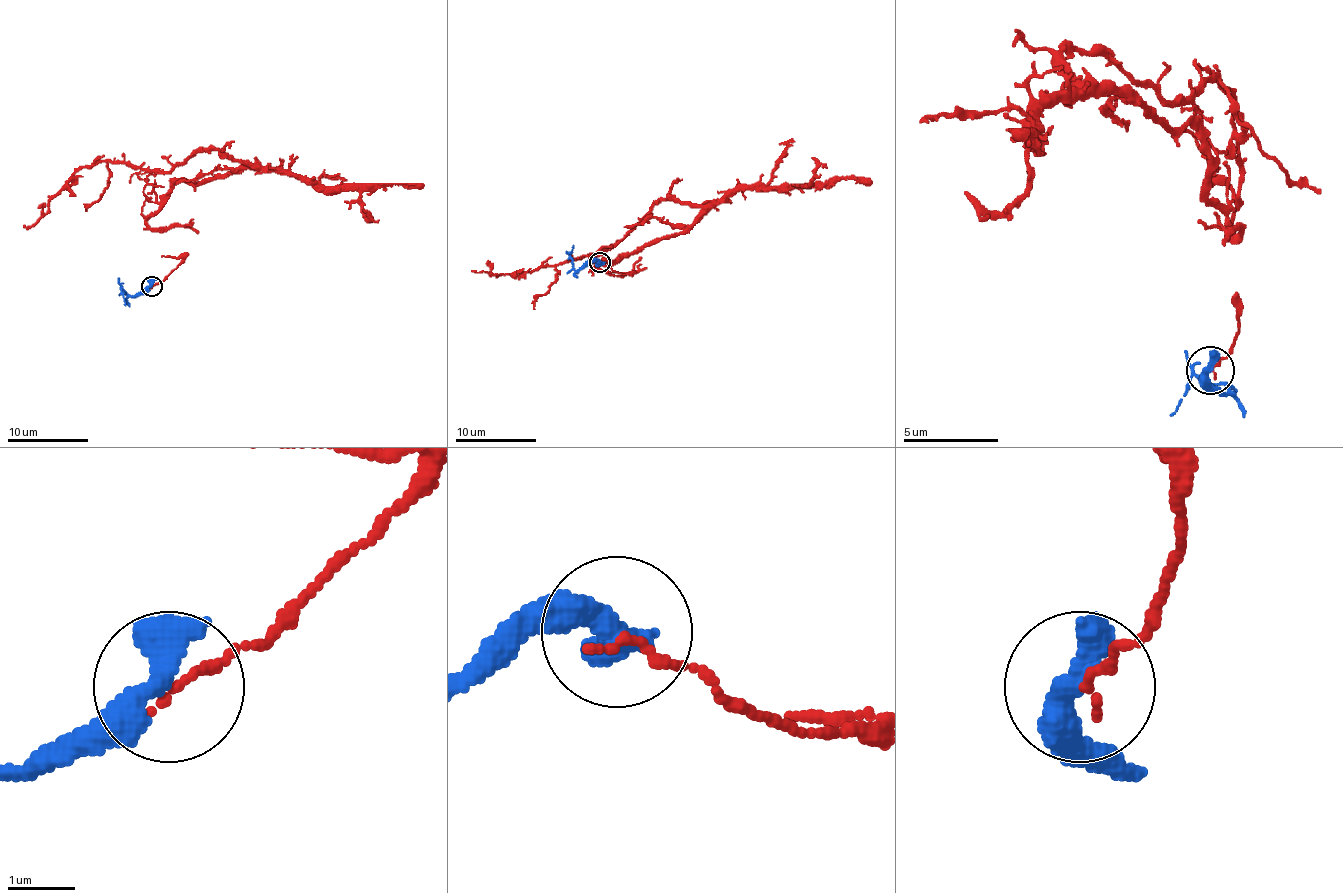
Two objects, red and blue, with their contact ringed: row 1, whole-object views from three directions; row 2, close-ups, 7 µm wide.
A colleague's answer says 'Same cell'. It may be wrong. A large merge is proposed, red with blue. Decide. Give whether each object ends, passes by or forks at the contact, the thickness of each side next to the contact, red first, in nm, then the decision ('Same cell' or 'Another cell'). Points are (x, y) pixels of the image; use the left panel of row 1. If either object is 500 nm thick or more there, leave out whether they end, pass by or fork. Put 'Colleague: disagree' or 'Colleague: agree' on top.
Colleague: disagree
Thickness 150 nm (red) against 550 nm. Another cell

